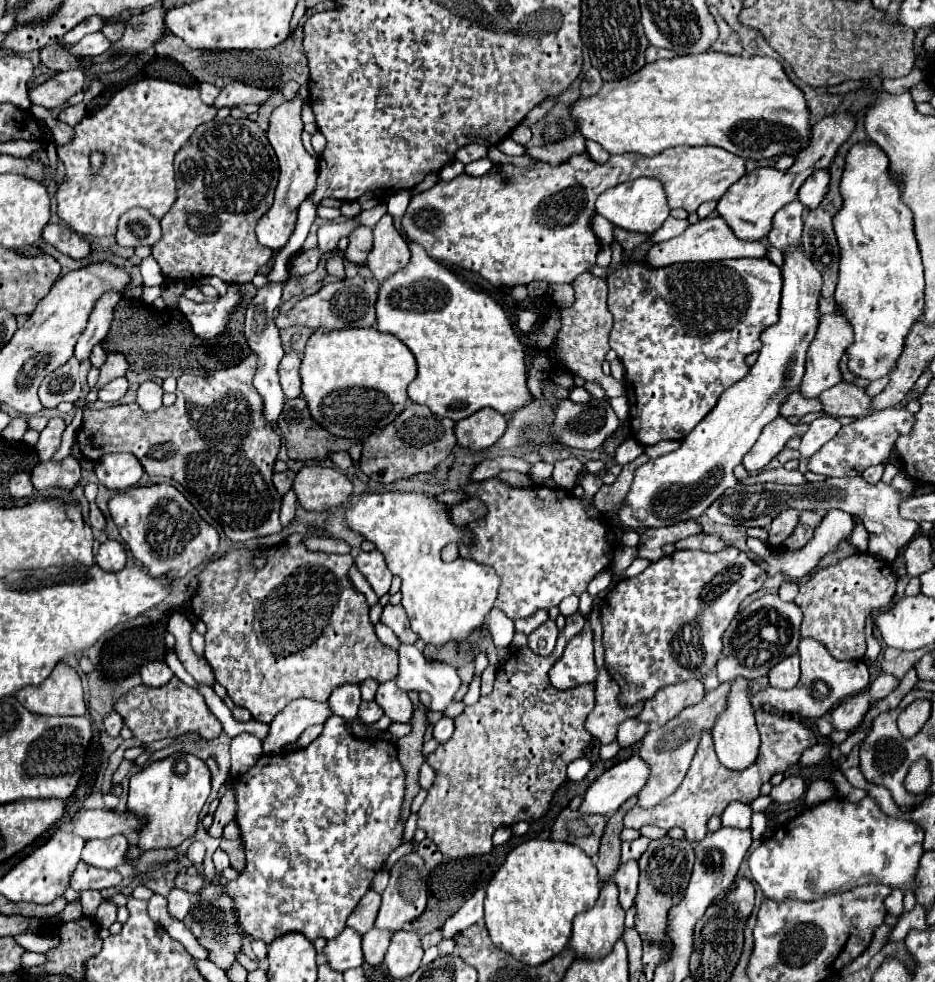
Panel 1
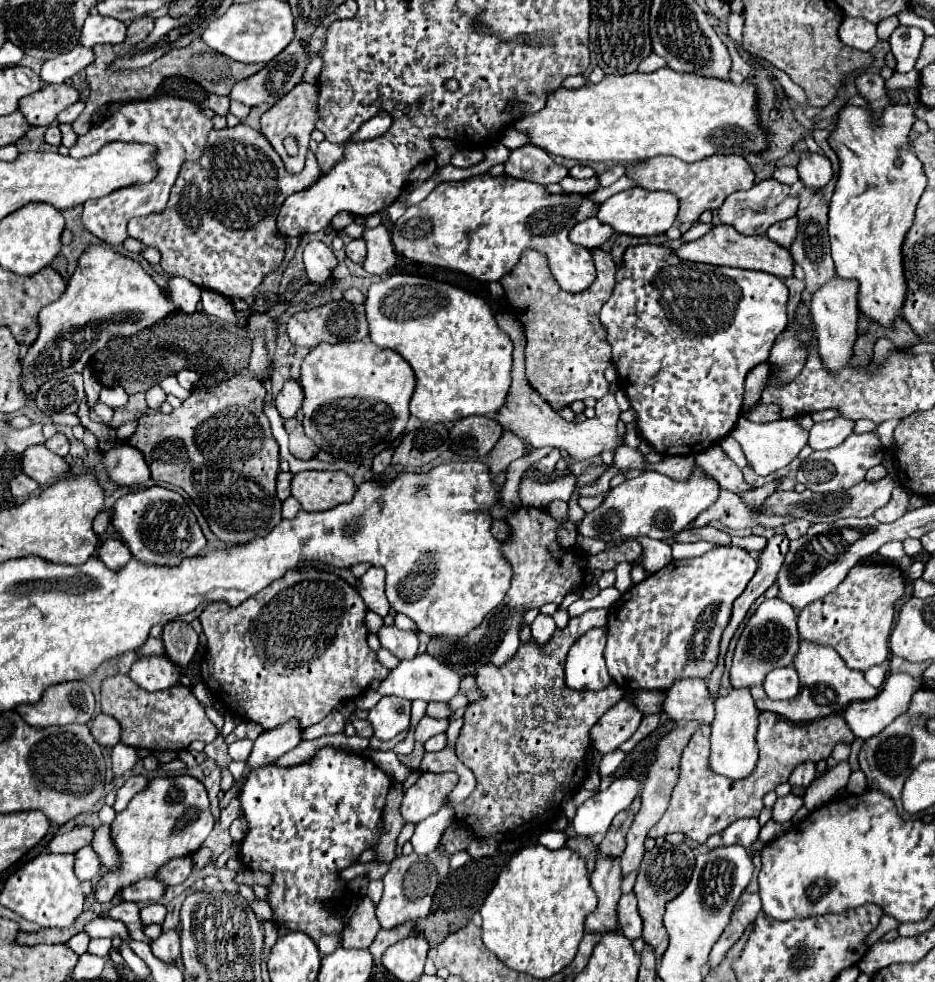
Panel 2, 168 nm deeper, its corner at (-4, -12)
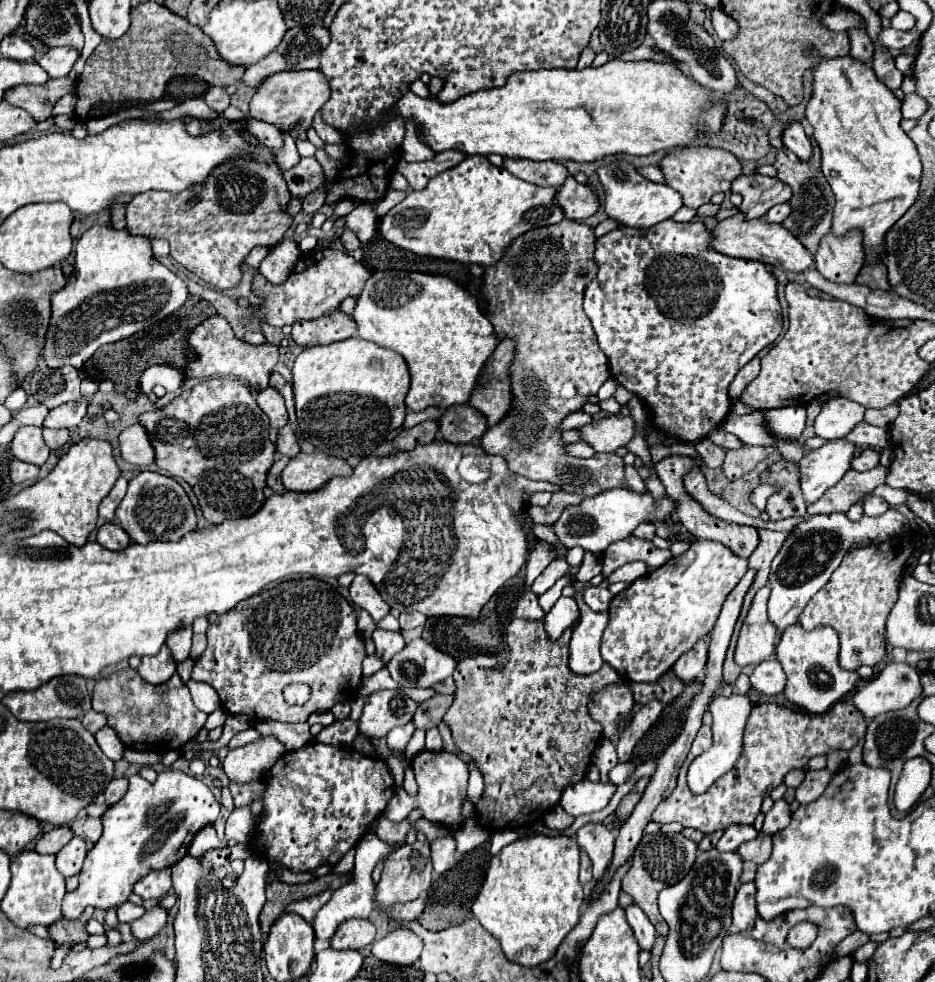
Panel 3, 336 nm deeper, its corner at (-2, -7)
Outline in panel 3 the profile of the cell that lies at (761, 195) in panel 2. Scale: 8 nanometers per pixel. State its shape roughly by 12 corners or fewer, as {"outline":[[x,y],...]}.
{"outline":[[762,174],[738,176],[732,192],[742,196],[746,220],[762,218],[788,202],[788,184]]}

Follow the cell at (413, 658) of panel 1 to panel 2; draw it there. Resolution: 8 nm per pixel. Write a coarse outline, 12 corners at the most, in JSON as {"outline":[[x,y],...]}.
{"outline":[[432,655],[400,661],[380,689],[367,689],[356,709],[370,710],[382,695],[450,701],[456,671]]}

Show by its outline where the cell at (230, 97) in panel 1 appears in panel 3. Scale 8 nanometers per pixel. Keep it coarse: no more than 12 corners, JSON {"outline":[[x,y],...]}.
{"outline":[[322,26],[290,28],[268,56],[246,68],[258,88],[268,76],[318,68],[330,42]]}

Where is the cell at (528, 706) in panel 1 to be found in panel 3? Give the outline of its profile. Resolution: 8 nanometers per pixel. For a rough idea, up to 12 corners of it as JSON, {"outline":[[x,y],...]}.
{"outline":[[514,618],[458,662],[444,714],[484,776],[476,820],[518,828],[586,778],[610,666]]}

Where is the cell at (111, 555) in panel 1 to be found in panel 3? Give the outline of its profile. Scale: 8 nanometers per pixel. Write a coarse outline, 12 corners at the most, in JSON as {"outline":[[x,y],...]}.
{"outline":[[114,522],[98,528],[96,540],[106,550],[128,548],[128,534]]}

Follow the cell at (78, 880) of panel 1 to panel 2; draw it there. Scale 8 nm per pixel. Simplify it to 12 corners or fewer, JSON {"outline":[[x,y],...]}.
{"outline":[[142,879],[122,891],[122,899],[156,903],[166,893],[160,879]]}

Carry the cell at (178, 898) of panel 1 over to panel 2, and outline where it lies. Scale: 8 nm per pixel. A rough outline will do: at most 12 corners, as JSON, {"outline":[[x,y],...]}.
{"outline":[[178,929],[150,943],[154,957],[174,965],[180,959]]}

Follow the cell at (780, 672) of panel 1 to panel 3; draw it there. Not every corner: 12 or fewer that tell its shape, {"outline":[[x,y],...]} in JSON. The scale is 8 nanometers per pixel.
{"outline":[[778,660],[762,662],[750,674],[752,688],[776,696],[786,686]]}

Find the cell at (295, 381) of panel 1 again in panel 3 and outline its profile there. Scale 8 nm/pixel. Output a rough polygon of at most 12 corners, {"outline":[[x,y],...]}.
{"outline":[[276,388],[256,396],[258,406],[270,418],[270,440],[288,422],[284,396]]}

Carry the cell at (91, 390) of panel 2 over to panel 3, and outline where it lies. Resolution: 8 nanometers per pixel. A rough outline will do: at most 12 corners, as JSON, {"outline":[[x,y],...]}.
{"outline":[[82,398],[48,412],[46,428],[74,428],[90,402]]}

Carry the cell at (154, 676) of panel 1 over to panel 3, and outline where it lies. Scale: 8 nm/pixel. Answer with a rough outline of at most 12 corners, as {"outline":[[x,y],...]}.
{"outline":[[168,646],[144,656],[138,668],[142,680],[164,684],[176,672]]}

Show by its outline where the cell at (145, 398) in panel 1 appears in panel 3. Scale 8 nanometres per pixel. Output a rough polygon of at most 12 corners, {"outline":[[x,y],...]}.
{"outline":[[150,366],[140,376],[140,390],[150,394],[154,386],[168,392],[180,390],[182,370],[174,366]]}

